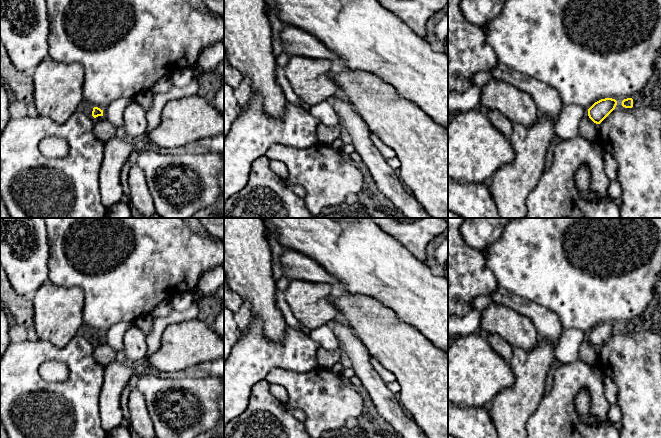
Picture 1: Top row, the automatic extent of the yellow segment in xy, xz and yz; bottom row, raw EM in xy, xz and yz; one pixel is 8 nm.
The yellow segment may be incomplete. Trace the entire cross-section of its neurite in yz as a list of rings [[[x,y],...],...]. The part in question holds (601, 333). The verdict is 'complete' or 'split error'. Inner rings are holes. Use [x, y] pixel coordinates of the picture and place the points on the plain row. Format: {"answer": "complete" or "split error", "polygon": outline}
{"answer": "complete", "polygon": [[[601,323],[588,333],[588,340],[594,347],[600,348],[615,333],[616,329],[615,323]]]}

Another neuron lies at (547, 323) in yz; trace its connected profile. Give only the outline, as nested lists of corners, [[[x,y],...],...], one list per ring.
[[[498,287],[489,296],[494,303],[507,306],[531,319],[538,335],[547,340],[554,349],[557,347],[564,330],[557,314],[502,287]]]

